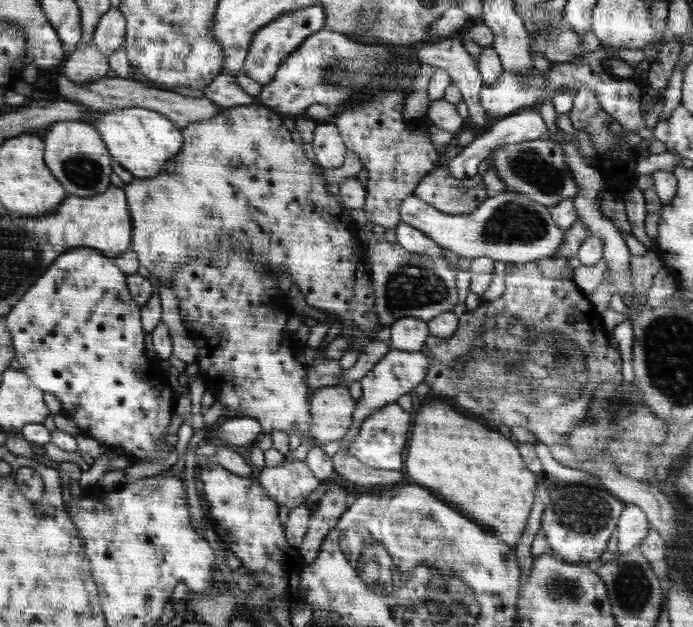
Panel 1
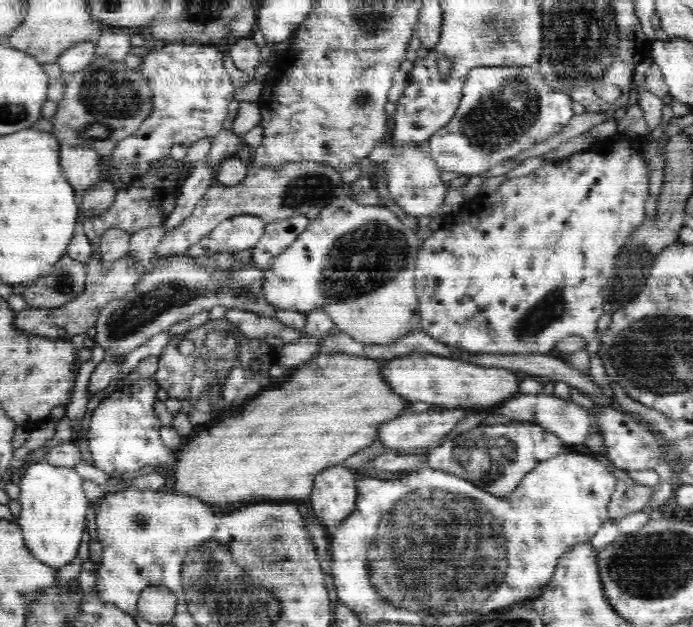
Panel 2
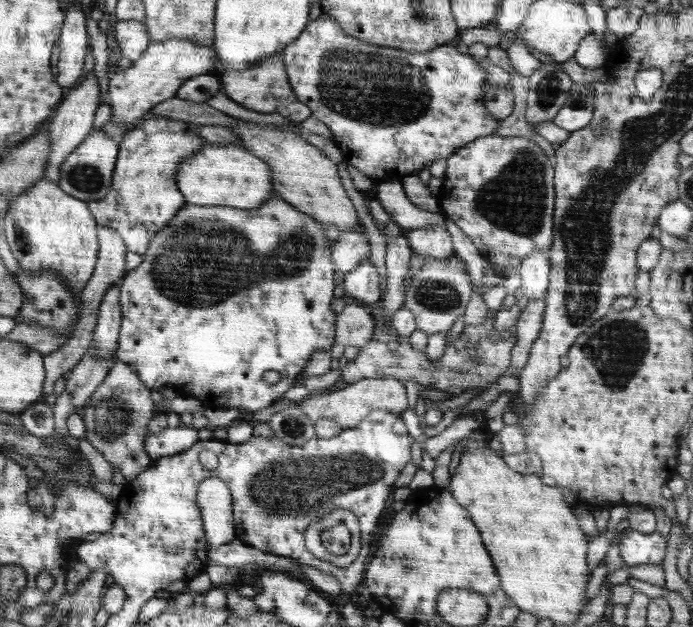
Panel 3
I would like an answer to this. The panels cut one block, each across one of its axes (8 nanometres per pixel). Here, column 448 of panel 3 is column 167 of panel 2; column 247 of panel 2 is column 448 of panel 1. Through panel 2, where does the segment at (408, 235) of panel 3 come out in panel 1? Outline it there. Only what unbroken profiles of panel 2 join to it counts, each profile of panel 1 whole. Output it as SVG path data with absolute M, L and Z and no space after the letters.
M446 164L438 167L438 170L433 170L421 180L417 186L416 195L429 206L436 208L436 211L451 215L472 213L489 198L486 194L486 184L484 184L482 175L477 173L469 179L454 178Z

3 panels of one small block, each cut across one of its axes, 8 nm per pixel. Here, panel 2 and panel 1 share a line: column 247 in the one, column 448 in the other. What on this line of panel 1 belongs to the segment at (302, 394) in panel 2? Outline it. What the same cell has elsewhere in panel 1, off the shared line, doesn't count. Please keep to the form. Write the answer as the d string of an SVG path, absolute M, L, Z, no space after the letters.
M424 404L418 410L416 430L410 436L410 454L406 454L406 472L412 482L434 488L448 502L454 502L462 512L482 522L516 547L526 528L538 478L522 462L514 442L500 432L488 430L474 420L454 412L446 404Z

